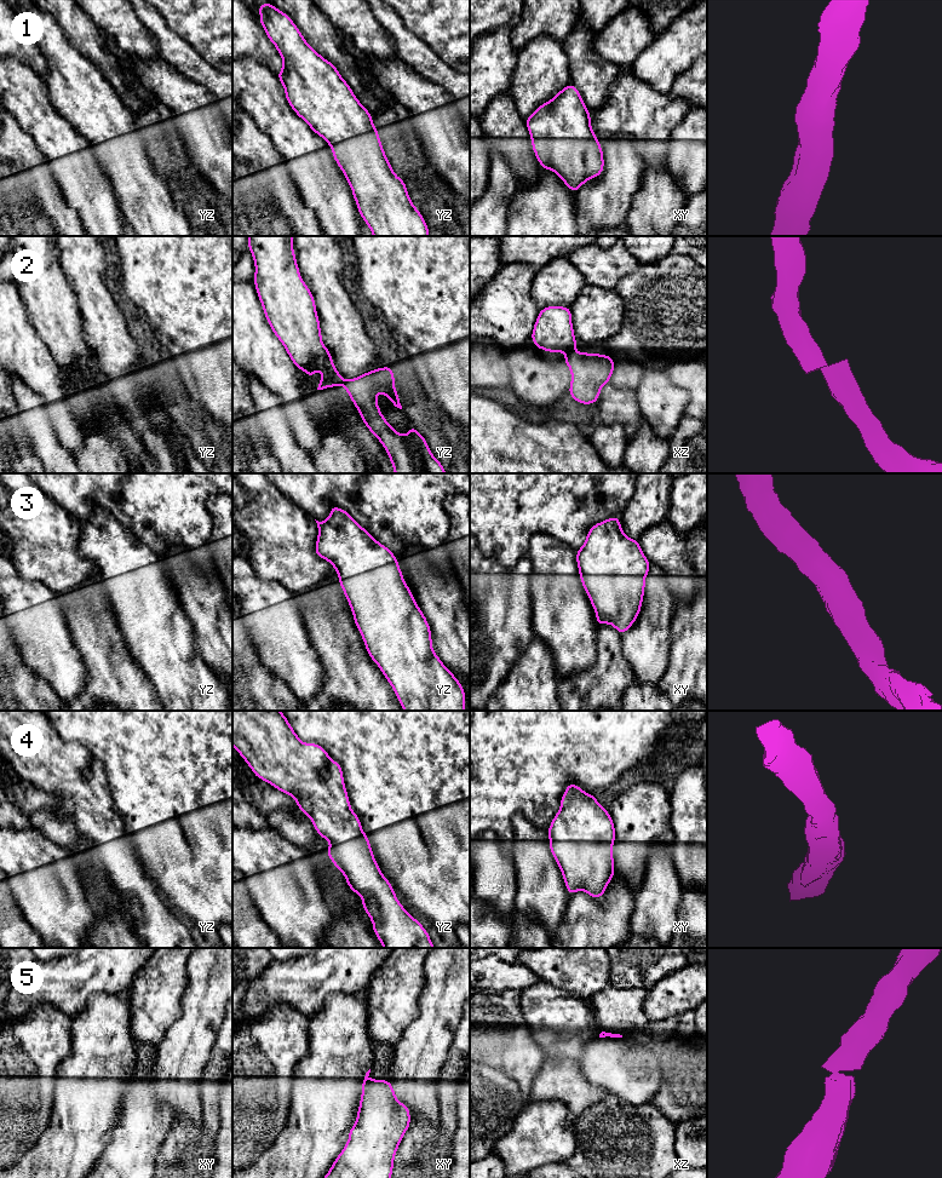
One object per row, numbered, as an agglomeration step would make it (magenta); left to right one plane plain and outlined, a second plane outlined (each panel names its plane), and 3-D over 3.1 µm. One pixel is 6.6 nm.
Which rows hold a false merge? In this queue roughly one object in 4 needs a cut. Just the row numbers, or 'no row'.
2, 5

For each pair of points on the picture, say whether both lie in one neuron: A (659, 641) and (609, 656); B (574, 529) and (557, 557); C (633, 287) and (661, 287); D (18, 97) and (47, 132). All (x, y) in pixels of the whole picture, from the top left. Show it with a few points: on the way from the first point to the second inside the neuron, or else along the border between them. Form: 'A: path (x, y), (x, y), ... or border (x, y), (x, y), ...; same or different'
A: border (620, 636), (621, 651), (636, 678); different
B: border (539, 533), (552, 535), (575, 551); different
C: path (641, 287), (654, 287); same
D: path (27, 105), (44, 124); same

